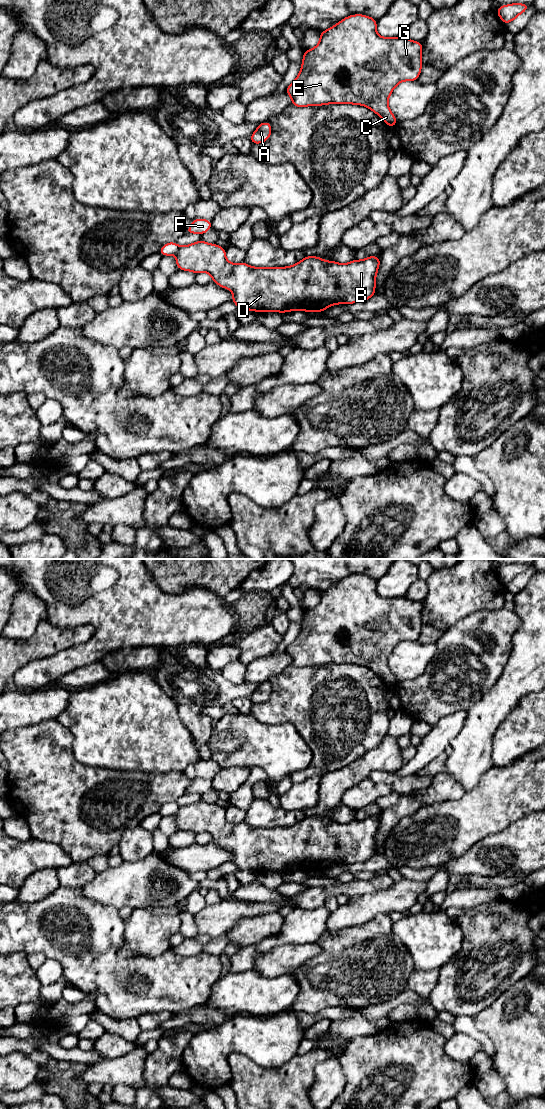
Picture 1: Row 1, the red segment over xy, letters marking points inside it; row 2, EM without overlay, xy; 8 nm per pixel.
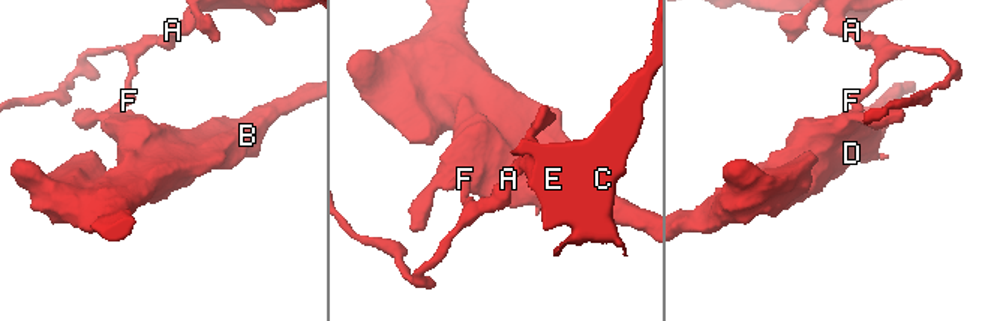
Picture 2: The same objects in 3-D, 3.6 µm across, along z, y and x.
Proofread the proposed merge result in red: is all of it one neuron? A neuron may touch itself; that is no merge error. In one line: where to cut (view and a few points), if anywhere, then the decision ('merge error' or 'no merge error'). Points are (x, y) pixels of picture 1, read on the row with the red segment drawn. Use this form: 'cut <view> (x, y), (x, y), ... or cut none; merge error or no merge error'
cut xy (179, 247), (175, 253); merge error

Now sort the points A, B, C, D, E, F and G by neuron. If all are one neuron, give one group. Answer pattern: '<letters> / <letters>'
A C E F G / B D

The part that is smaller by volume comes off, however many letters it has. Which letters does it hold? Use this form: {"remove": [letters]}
{"remove": ["A", "C", "E", "F", "G"]}

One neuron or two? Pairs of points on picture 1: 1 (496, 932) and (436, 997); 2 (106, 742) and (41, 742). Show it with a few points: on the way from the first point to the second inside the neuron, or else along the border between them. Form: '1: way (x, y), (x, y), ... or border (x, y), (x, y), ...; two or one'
1: way (483, 948), (452, 981); one
2: border (60, 722), (72, 735), (73, 756), (82, 764); two

